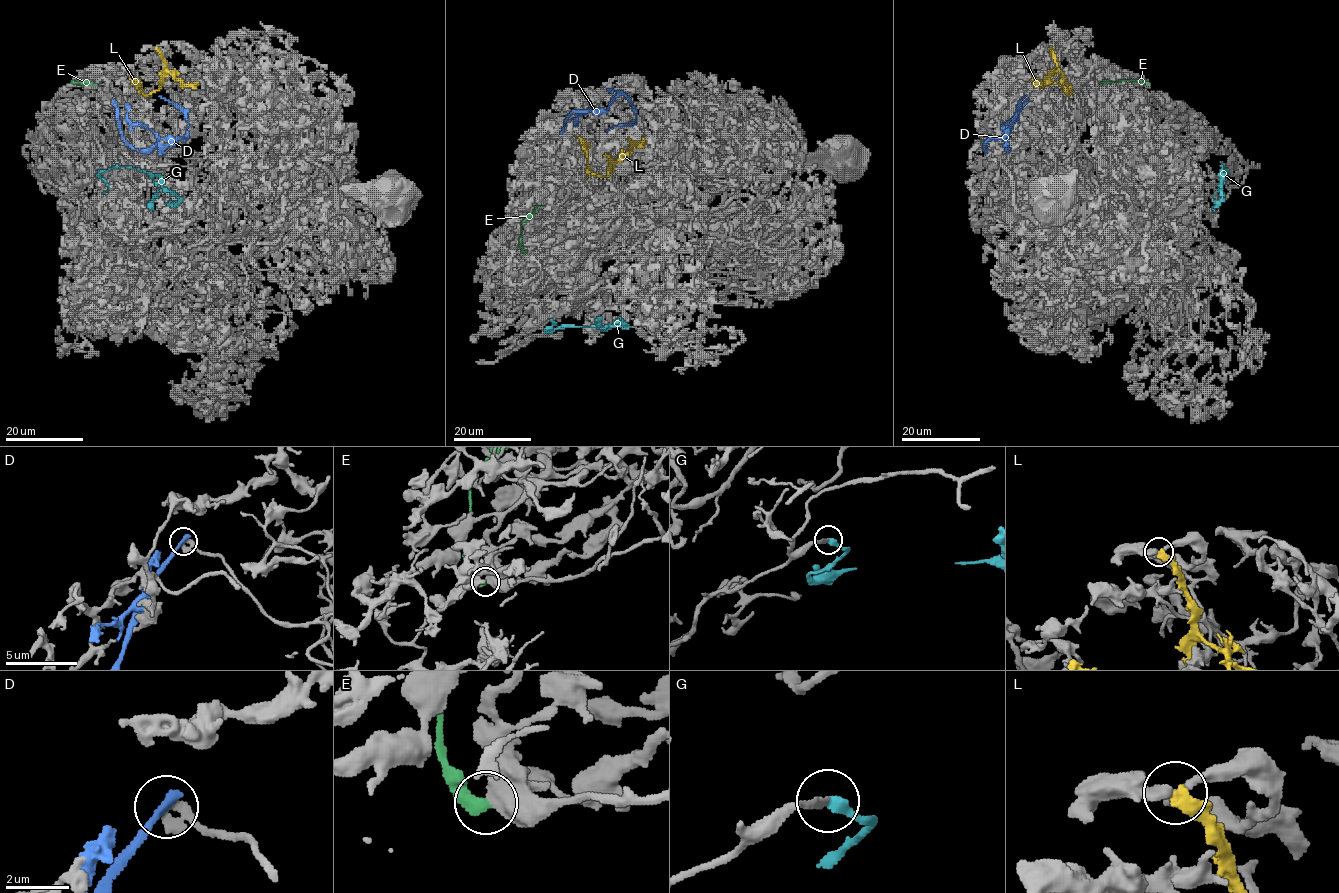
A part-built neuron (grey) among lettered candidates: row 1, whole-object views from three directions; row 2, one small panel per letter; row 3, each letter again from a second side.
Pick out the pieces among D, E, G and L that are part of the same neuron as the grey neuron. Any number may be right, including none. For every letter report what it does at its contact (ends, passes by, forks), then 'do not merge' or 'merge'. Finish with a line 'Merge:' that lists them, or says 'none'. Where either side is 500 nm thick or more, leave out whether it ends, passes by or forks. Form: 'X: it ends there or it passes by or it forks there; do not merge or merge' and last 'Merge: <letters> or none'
D: it ends there; do not merge
E: do not merge
G: it ends there; merge
L: it ends there; do not merge
Merge: G

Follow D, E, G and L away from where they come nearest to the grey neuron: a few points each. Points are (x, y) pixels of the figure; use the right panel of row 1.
D: (1027, 101), (1006, 141), (1006, 150), (1003, 139), (989, 138), (1004, 133), (1013, 120), (1019, 102), (1026, 95)
E: (1146, 82), (1118, 80), (1100, 84)
G: (1216, 193), (1227, 174), (1222, 166), (1223, 198), (1217, 204), (1212, 201)
L: (1050, 47), (1057, 68), (1071, 89), (1069, 94), (1061, 85), (1042, 84), (1030, 79)

